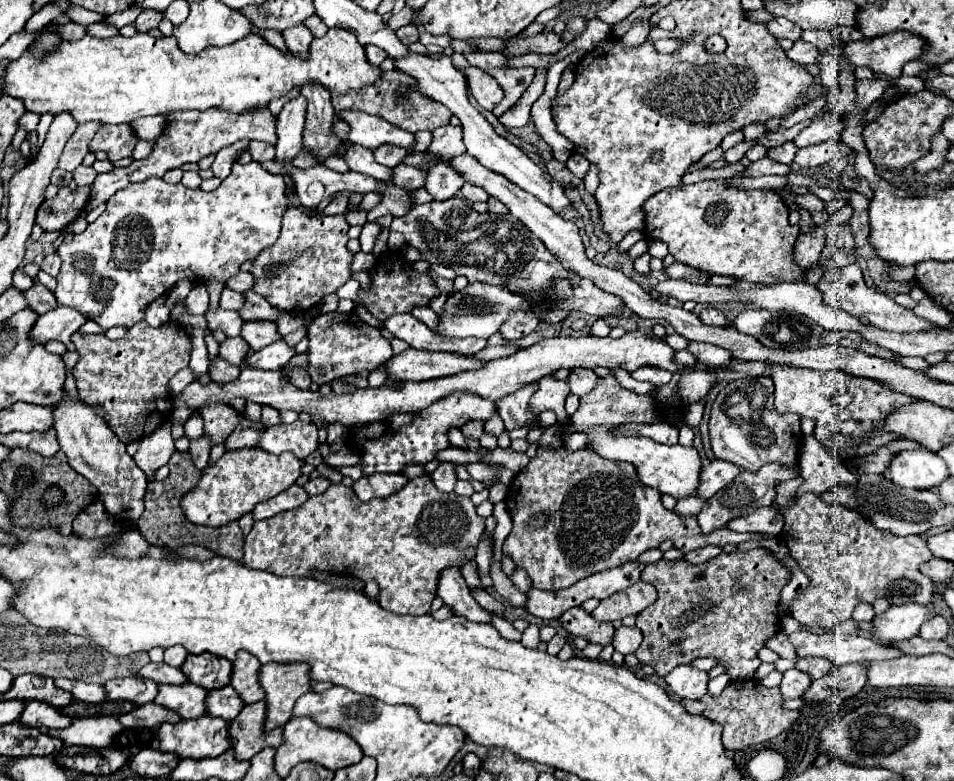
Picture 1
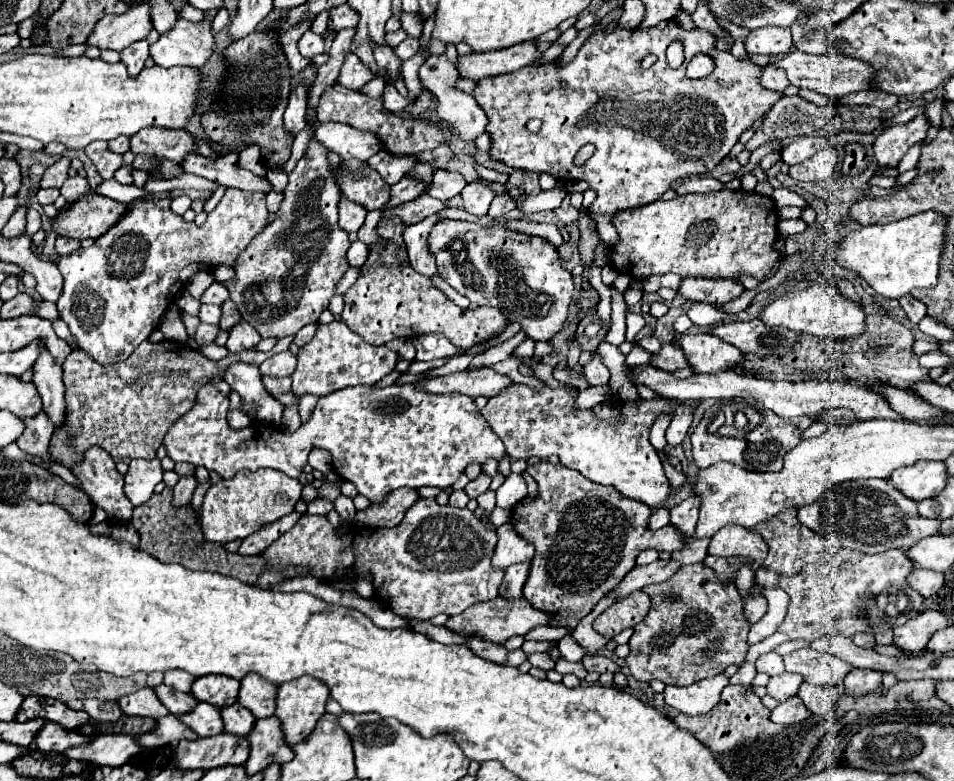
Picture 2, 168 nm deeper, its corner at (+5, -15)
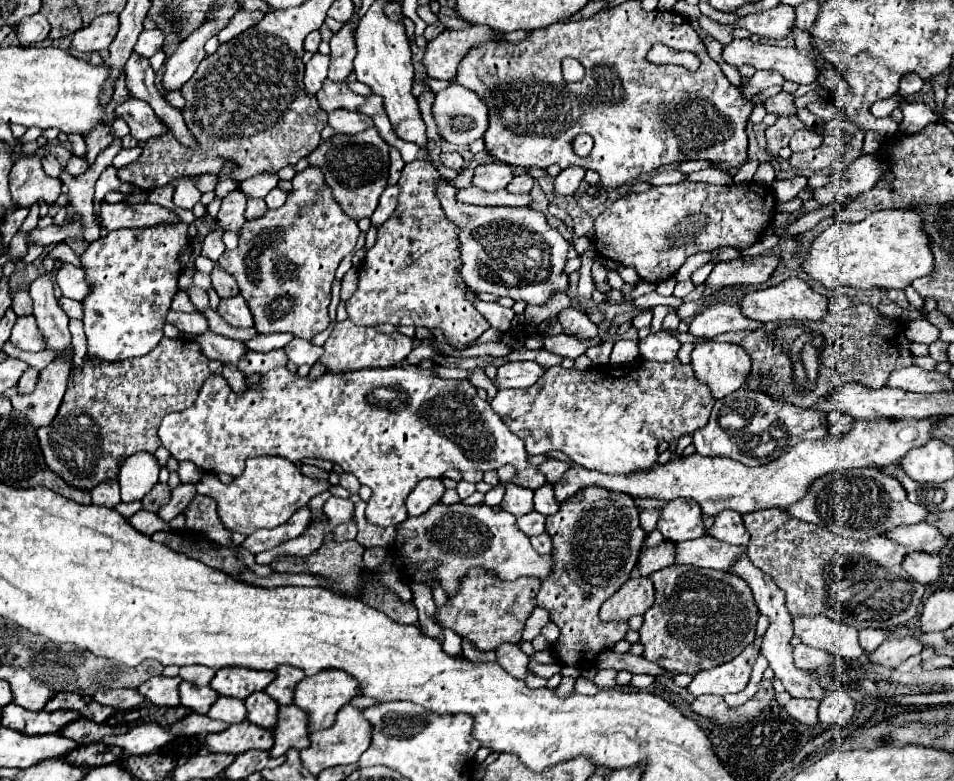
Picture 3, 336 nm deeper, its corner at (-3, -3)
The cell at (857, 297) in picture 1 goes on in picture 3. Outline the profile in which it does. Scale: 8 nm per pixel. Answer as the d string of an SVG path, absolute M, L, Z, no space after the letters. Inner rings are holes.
M788 278L780 282L778 286L766 288L766 290L756 290L746 294L744 298L738 300L744 316L760 322L780 322L780 320L822 320L826 318L828 312L828 298L814 292L812 286L806 280L800 278Z

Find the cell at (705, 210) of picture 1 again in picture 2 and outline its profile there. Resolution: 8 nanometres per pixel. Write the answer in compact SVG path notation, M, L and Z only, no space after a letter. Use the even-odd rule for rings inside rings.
M720 190L708 194L688 194L676 196L672 200L656 200L654 204L646 204L646 208L636 208L634 212L618 212L612 216L612 224L618 230L620 242L608 250L608 260L612 268L620 274L630 274L630 278L644 280L658 274L680 274L680 276L710 276L710 278L738 278L740 272L750 274L758 280L764 280L768 270L780 258L780 254L772 248L778 236L776 224L778 214L772 198L762 196L758 192L744 190Z

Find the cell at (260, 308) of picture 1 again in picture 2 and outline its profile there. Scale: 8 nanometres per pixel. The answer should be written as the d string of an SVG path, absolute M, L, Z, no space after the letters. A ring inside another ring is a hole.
M226 300L226 304L220 306L222 308L222 320L220 320L220 328L230 330L238 320L240 320L240 312L236 308L236 304L232 300Z

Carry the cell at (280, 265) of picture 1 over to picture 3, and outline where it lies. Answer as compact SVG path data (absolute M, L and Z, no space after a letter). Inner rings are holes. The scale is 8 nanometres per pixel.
M308 166L292 178L292 190L284 206L246 222L238 248L226 250L218 264L238 282L260 334L292 332L310 340L330 324L328 304L334 272L342 258L352 254L358 234L358 224L334 200L322 170Z

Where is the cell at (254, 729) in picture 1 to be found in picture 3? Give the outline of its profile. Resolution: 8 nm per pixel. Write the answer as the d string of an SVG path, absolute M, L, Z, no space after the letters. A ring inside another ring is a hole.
M288 704L278 708L278 720L272 728L274 746L270 748L270 756L282 756L288 748L306 748L308 742L308 728L306 728L306 712L298 706Z

